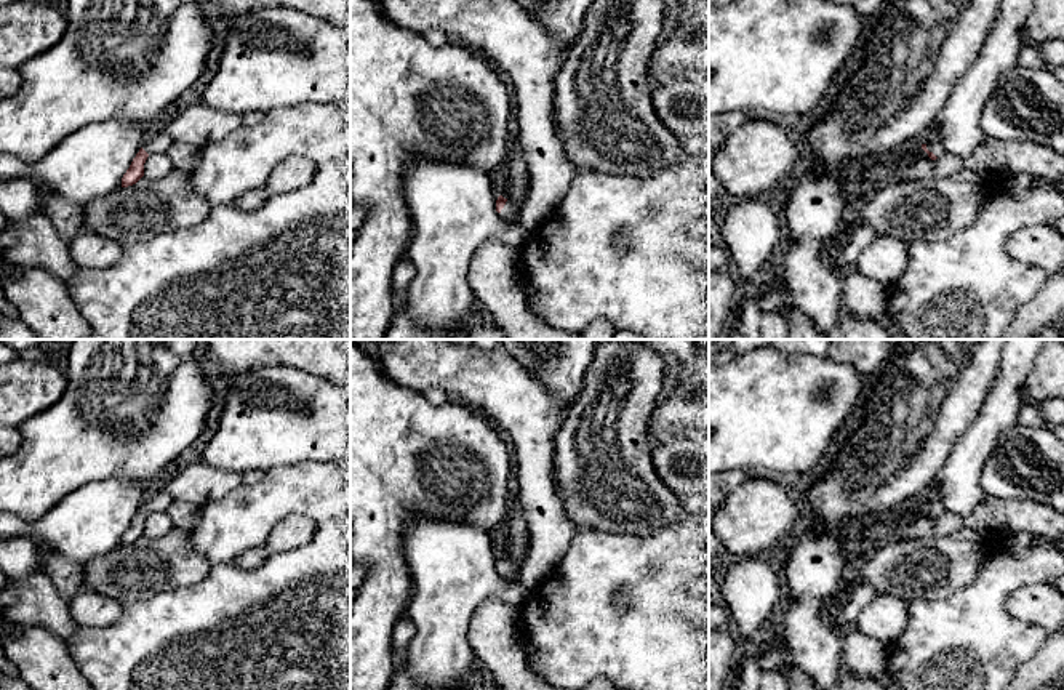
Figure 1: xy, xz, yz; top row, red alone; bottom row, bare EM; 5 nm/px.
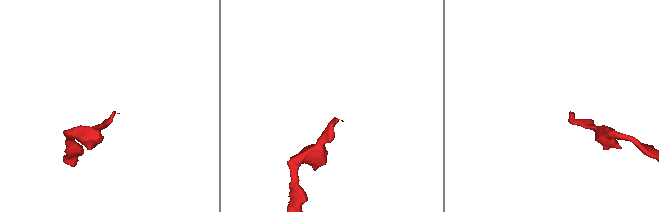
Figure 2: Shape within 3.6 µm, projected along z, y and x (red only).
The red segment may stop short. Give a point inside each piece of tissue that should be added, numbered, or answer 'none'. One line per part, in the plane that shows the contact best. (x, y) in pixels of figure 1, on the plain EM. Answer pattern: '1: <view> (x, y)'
1: yz (935, 505)

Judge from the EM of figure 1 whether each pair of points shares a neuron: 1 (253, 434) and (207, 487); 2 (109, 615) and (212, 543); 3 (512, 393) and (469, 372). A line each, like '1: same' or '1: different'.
1: different
2: different
3: same

